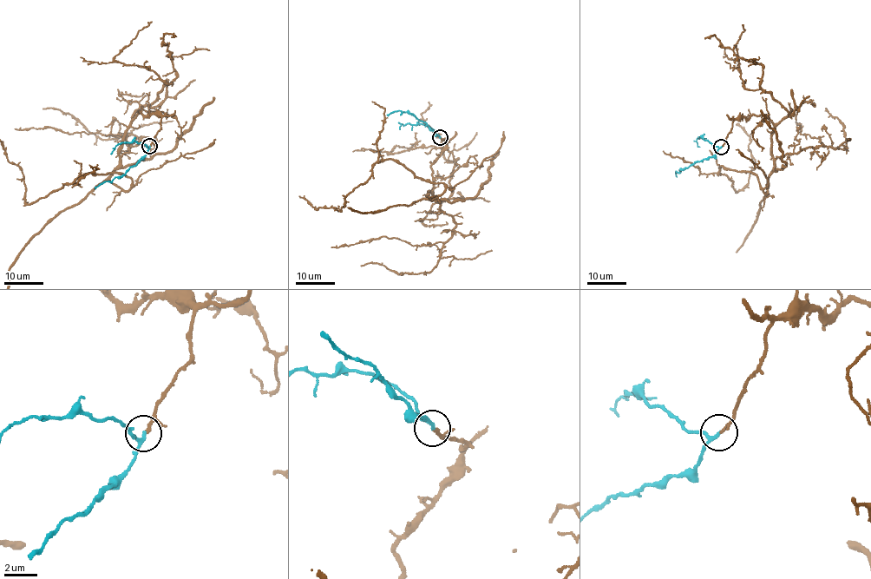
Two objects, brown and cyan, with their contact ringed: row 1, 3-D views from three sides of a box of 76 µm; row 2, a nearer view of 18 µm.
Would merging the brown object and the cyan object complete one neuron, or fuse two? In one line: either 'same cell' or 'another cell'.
same cell

